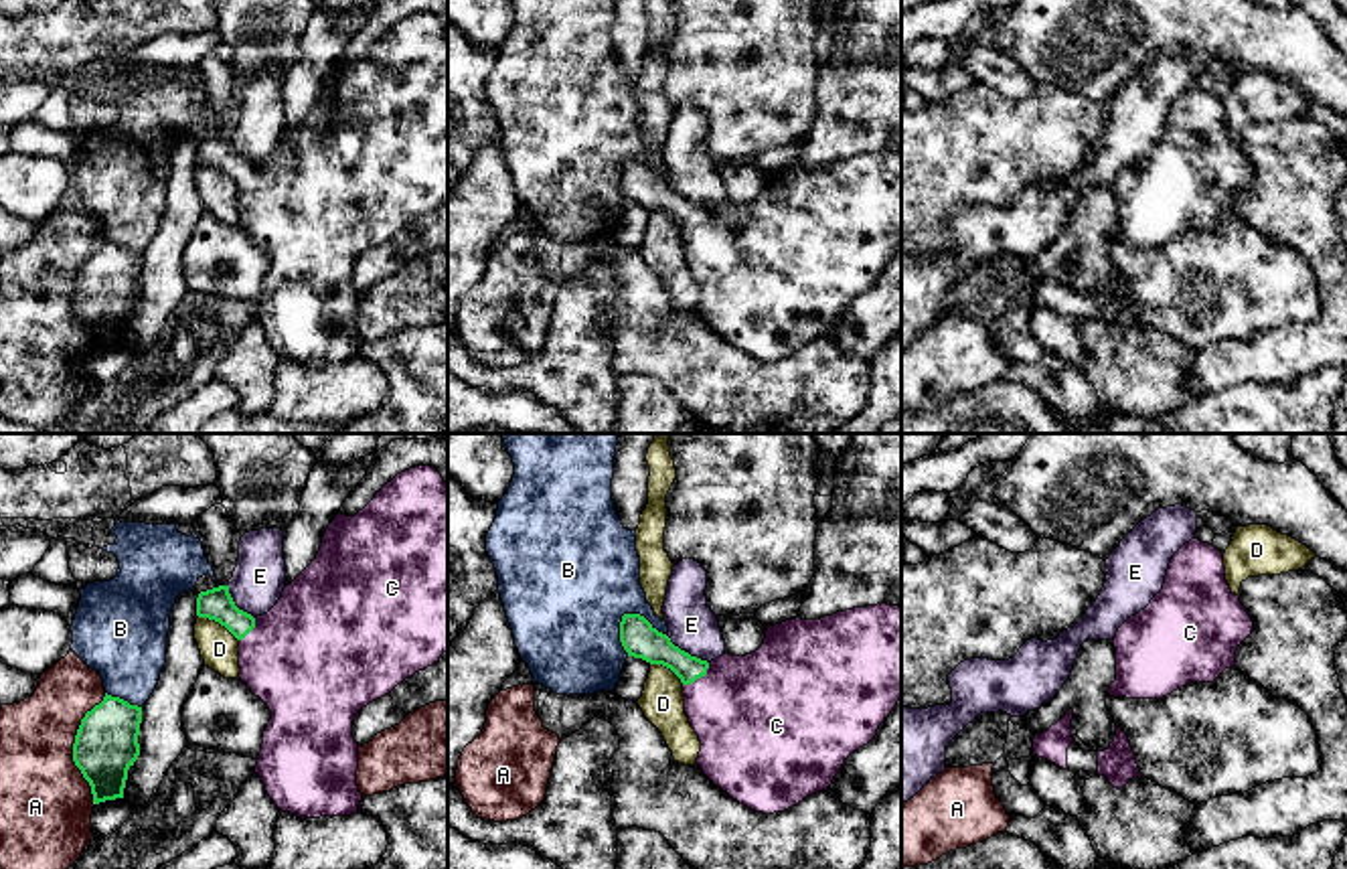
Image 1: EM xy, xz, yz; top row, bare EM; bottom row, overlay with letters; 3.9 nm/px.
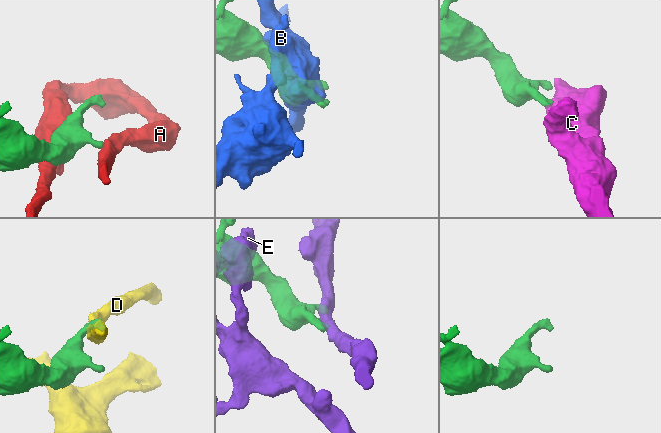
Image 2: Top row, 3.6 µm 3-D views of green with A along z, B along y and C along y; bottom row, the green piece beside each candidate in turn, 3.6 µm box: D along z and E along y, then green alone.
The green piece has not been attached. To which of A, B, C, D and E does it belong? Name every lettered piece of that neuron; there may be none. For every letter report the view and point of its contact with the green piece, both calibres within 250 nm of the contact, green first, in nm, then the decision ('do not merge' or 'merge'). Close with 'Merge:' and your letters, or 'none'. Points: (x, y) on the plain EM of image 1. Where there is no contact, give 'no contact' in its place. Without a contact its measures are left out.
A: xy (73, 294) | 260/360 nm | do not merge
B: xz (643, 163) | 140/380 nm | do not merge
C: xz (699, 223) | 140/460 nm | merge
D: xy (219, 169) | 130/160 nm | do not merge
E: xz (687, 199) | 140/190 nm | do not merge
Merge: C

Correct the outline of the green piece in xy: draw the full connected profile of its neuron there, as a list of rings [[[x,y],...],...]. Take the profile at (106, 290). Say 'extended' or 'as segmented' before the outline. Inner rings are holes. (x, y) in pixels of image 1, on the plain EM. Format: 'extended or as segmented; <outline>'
as segmented; [[[105,239],[103,247],[85,259],[73,290],[73,308],[91,332],[93,350],[124,344],[128,316],[140,302],[142,253]]]

